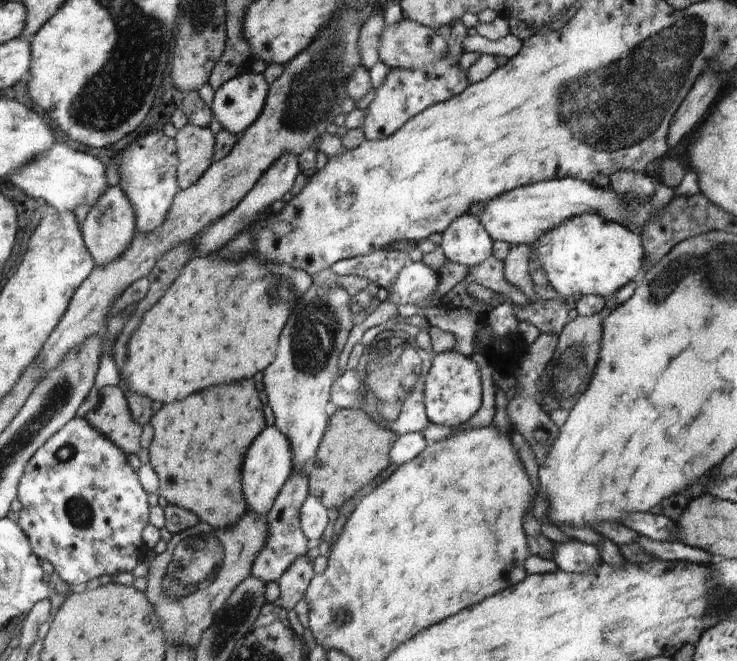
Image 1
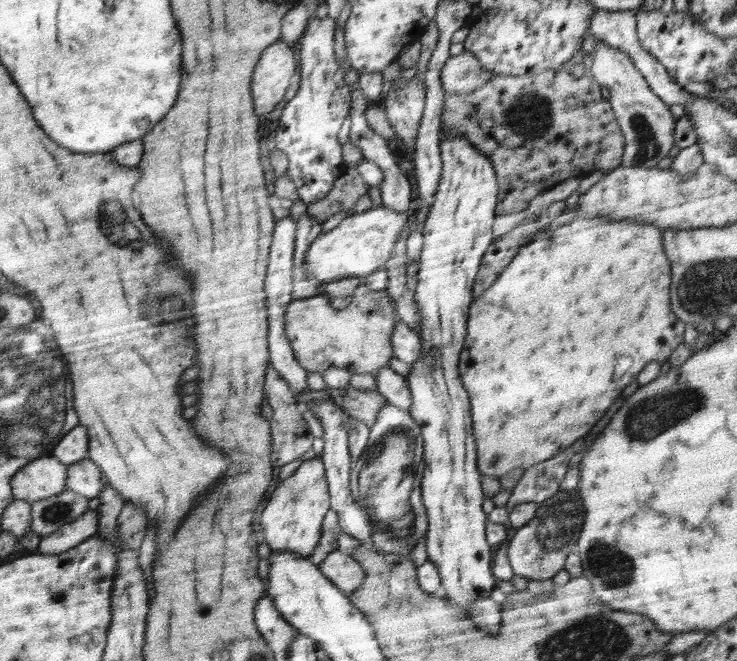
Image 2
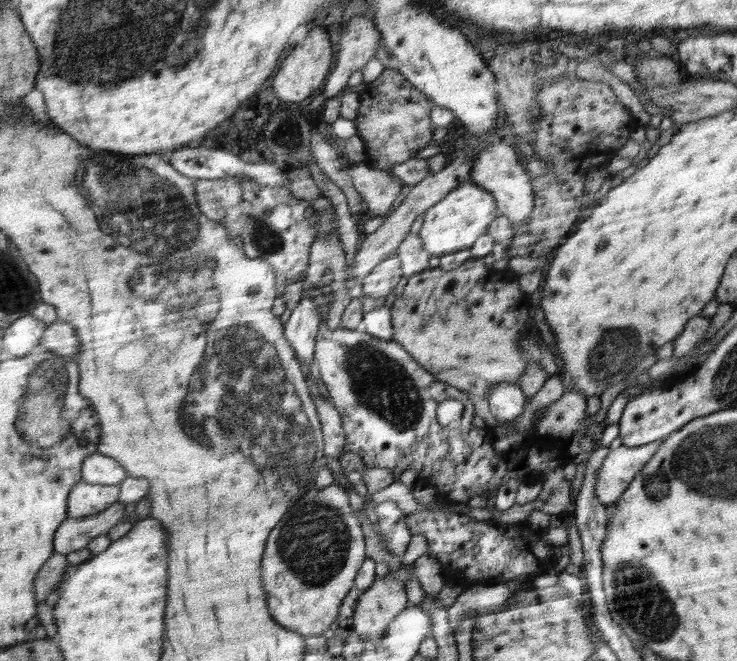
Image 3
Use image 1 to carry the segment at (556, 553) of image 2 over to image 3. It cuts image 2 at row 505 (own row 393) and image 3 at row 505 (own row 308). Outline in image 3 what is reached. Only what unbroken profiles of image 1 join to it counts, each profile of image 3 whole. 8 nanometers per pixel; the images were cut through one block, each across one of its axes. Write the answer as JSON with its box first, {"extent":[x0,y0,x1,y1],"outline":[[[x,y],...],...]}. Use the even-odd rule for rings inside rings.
{"extent":[594,439,663,505],"outline":[[[663,439],[647,445],[610,449],[597,472],[594,497],[600,505],[615,504],[623,496],[639,470],[658,452]]]}

